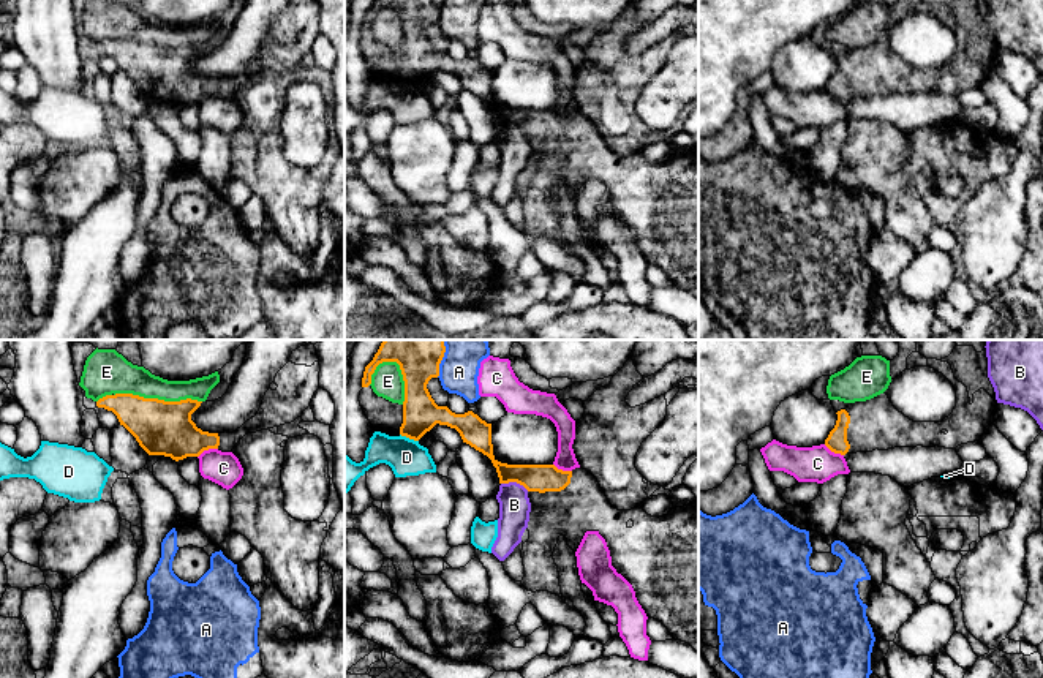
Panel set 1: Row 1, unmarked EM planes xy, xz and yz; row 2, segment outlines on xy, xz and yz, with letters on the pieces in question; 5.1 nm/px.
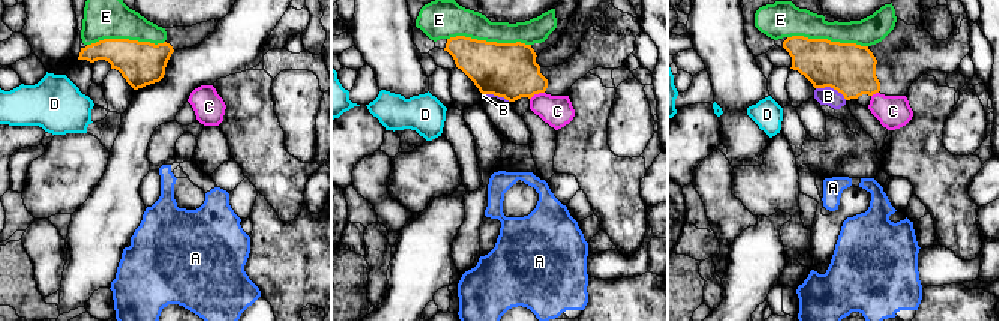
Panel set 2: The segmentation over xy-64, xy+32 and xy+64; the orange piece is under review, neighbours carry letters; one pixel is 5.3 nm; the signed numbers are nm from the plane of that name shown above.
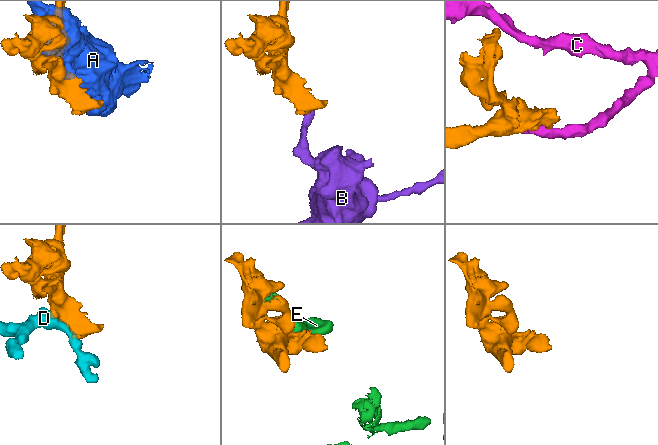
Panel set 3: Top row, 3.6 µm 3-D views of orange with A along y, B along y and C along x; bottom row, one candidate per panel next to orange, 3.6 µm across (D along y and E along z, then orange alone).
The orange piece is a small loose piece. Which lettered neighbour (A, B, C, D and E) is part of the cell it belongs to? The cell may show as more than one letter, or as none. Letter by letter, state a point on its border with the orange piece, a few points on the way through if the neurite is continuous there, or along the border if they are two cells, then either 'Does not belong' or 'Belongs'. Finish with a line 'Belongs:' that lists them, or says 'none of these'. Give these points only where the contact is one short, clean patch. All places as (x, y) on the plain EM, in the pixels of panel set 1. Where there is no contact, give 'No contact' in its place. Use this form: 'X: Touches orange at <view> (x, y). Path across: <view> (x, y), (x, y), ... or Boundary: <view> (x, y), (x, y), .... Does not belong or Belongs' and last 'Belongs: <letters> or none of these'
A: Touches orange at xz (438, 11). Does not belong
B: Touches orange at xz (515, 127). Boundary: xz (501, 128), (519, 128), (528, 136). Does not belong
C: Touches orange at xy (207, 95). Boundary: xy (217, 94), (209, 94), (198, 103). Does not belong
D: Touches orange at xz (410, 84). Boundary: xz (400, 79), (417, 87). Does not belong
E: Touches orange at xy (157, 45). Does not belong
Belongs: none of these

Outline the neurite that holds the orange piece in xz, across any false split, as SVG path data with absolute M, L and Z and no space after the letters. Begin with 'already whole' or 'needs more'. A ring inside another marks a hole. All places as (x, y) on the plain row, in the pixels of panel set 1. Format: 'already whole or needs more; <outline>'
needs more; M375 0L373 6L365 13L362 33L368 33L371 30L371 21L379 9L397 8L405 27L403 70L400 73L401 82L419 87L436 70L455 74L460 79L463 89L469 90L491 106L493 112L496 114L499 130L517 128L528 136L528 144L531 149L528 168L529 185L523 190L522 196L525 212L525 223L522 231L533 239L548 237L556 240L570 254L577 256L574 248L561 240L558 224L559 218L552 201L559 182L564 182L567 191L577 198L585 179L597 177L607 188L612 202L612 212L632 231L635 243L645 256L646 262L661 267L675 286L689 289L698 299L698 147L689 152L673 153L667 161L662 163L648 161L642 152L637 152L631 156L618 156L607 145L597 125L583 114L563 117L555 111L507 111L498 107L493 101L491 70L487 70L473 57L455 60L447 52L438 52L431 44L427 30L431 24L439 22L439 9L442 3L444 0Z

